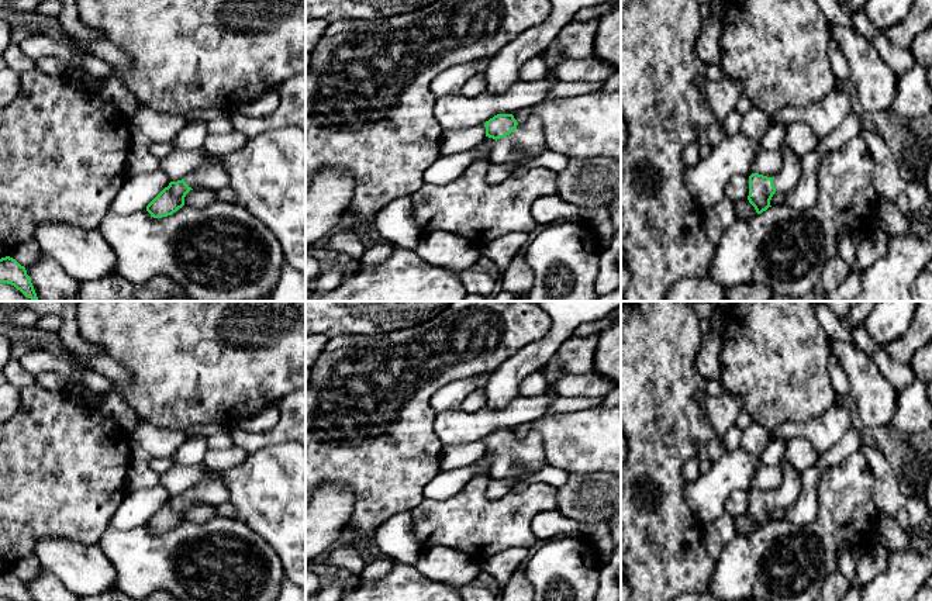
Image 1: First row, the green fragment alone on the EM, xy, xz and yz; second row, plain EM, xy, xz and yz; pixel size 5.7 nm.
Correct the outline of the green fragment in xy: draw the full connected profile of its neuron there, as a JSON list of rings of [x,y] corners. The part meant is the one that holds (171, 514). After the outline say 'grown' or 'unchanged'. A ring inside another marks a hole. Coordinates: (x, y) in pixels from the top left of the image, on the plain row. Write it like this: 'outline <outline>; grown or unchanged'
outline [[[218,472],[207,474],[193,491],[170,497],[148,521],[153,533],[172,531],[184,521],[186,510],[193,504],[220,505],[229,501],[229,493]]]; grown

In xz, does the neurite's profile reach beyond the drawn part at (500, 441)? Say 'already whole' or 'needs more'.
needs more

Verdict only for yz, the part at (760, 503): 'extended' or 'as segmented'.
extended

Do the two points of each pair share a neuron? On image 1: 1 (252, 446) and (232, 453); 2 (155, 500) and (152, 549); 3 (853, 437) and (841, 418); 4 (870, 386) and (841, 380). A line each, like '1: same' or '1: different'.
1: different
2: different
3: different
4: different

